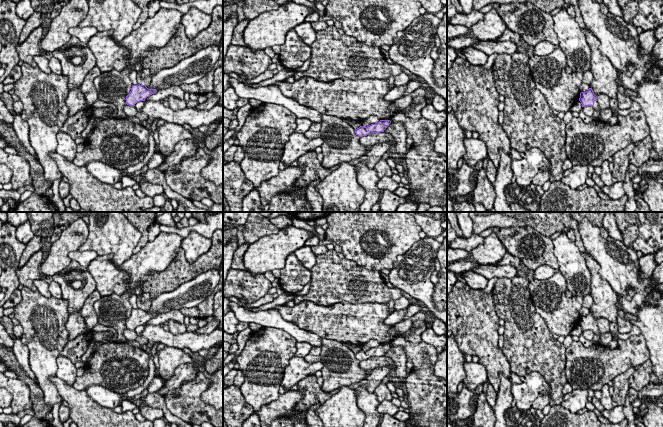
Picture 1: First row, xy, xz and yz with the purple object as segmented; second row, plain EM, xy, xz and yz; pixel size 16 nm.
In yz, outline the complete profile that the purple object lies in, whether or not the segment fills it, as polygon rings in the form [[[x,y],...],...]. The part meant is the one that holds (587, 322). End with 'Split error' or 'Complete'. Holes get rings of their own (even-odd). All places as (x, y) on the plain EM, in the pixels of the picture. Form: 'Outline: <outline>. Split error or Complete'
Outline: [[[589,312],[589,314],[586,316],[581,316],[579,325],[581,326],[582,331],[592,330],[594,334],[596,335],[599,334],[601,343],[604,346],[608,346],[608,344],[613,340],[611,333],[609,332],[601,333],[599,331],[597,320],[594,318],[592,312]]]. Split error

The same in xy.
Outline: [[[133,309],[130,317],[126,320],[126,328],[135,330],[140,325],[145,325],[147,321],[156,317],[156,313],[148,313],[145,309]]]. Complete

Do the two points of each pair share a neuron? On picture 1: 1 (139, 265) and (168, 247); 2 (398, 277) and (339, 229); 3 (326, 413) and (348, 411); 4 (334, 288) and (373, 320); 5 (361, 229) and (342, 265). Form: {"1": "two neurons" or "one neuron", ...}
{"1": "one neuron", "2": "two neurons", "3": "one neuron", "4": "two neurons", "5": "two neurons"}

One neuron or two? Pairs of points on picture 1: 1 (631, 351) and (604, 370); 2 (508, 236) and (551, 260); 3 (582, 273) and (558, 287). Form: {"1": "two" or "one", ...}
{"1": "one", "2": "one", "3": "two"}

